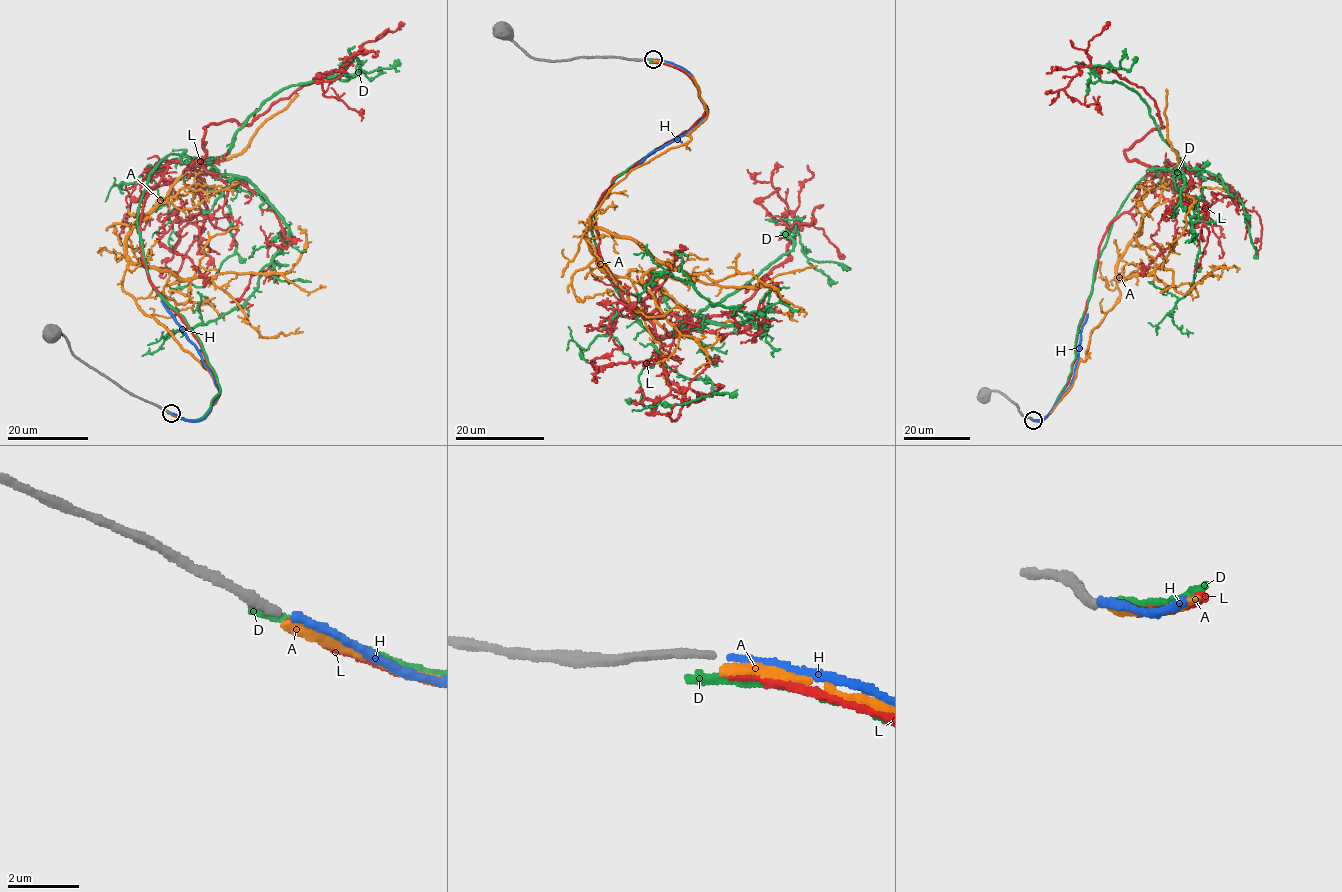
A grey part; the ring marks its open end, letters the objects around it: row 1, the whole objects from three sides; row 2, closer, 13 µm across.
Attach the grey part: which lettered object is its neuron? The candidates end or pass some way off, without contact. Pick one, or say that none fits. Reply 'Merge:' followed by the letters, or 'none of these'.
Merge: H

